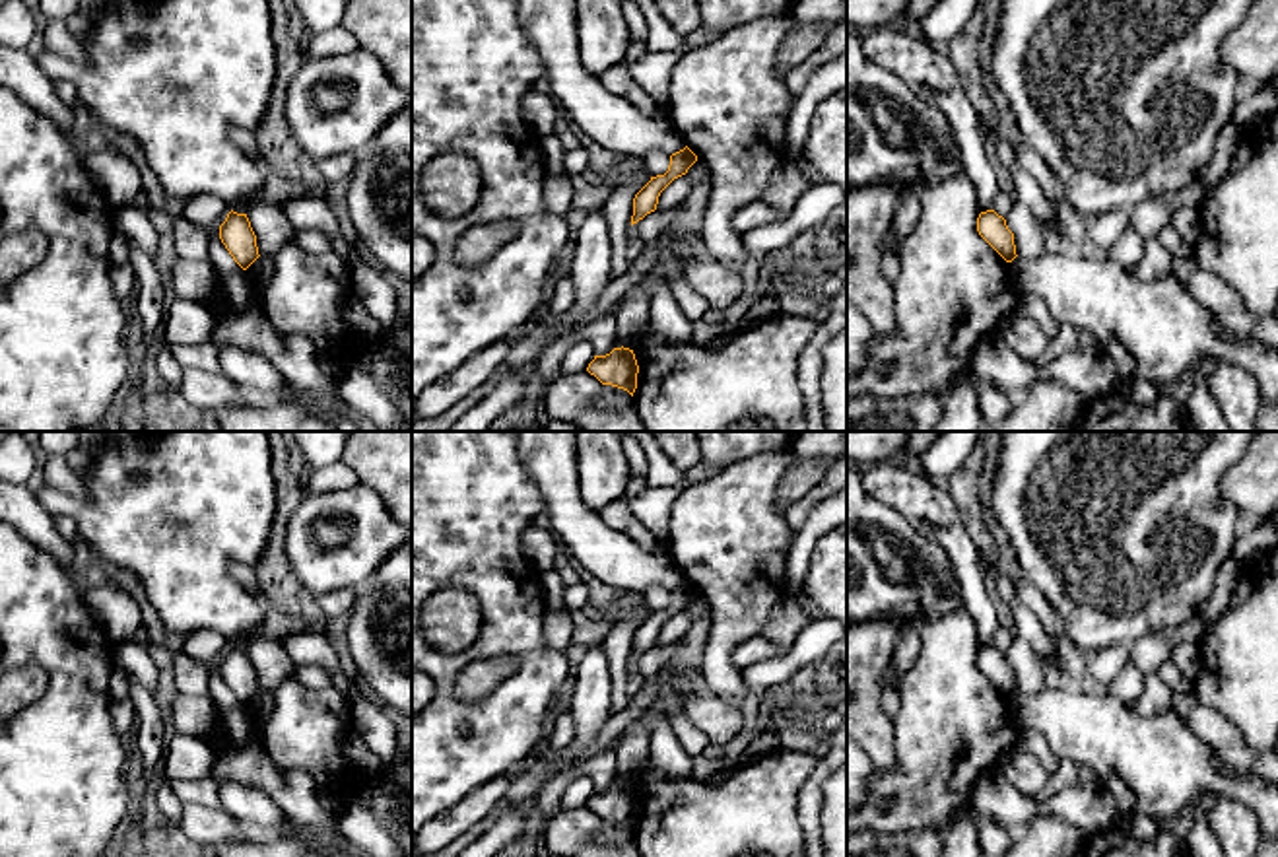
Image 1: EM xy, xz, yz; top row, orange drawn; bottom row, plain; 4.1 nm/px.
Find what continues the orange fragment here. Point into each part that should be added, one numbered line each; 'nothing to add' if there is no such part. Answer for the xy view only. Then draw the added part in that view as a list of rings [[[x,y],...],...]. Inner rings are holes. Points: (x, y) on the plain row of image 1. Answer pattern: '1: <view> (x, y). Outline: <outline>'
nothing to add

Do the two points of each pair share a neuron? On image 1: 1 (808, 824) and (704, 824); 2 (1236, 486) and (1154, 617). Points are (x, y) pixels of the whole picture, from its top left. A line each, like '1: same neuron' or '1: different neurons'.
1: different neurons
2: different neurons

